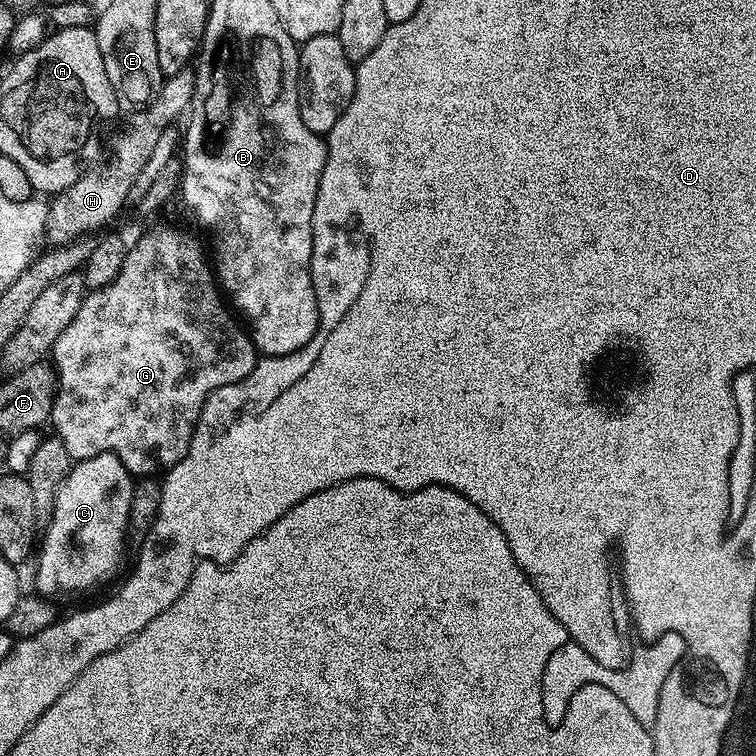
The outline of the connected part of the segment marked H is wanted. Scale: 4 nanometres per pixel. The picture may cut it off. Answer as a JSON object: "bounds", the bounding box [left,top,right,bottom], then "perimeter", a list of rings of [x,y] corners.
{"bounds":[46,70,196,245],"perimeter":[[[185,70],[182,72],[179,72],[178,74],[174,74],[173,76],[167,77],[165,79],[164,83],[161,84],[160,89],[158,90],[158,94],[155,96],[154,99],[149,104],[144,105],[143,108],[133,111],[131,113],[132,116],[129,118],[128,121],[125,122],[124,125],[121,126],[120,128],[120,133],[117,134],[116,137],[113,138],[112,140],[112,145],[109,146],[107,145],[106,151],[89,167],[87,172],[84,172],[80,177],[78,178],[78,182],[74,182],[74,186],[70,186],[66,191],[59,193],[55,197],[56,200],[53,202],[53,204],[50,204],[50,207],[48,208],[48,222],[46,225],[46,236],[53,241],[51,243],[53,245],[59,245],[59,244],[71,244],[81,238],[87,237],[89,234],[87,232],[96,232],[99,233],[101,230],[99,228],[104,228],[107,226],[108,223],[111,222],[112,219],[115,218],[116,215],[119,214],[120,211],[123,210],[123,208],[126,208],[126,205],[128,204],[128,195],[130,194],[130,186],[134,186],[134,178],[138,178],[138,173],[141,172],[142,166],[146,166],[146,162],[148,159],[150,159],[150,153],[153,152],[154,146],[156,143],[158,143],[158,138],[162,138],[162,134],[167,130],[167,128],[173,127],[177,122],[175,121],[176,119],[183,117],[185,113],[189,111],[191,102],[192,102],[192,95],[194,94],[194,90],[196,89],[196,77],[193,75],[191,71]]]}

